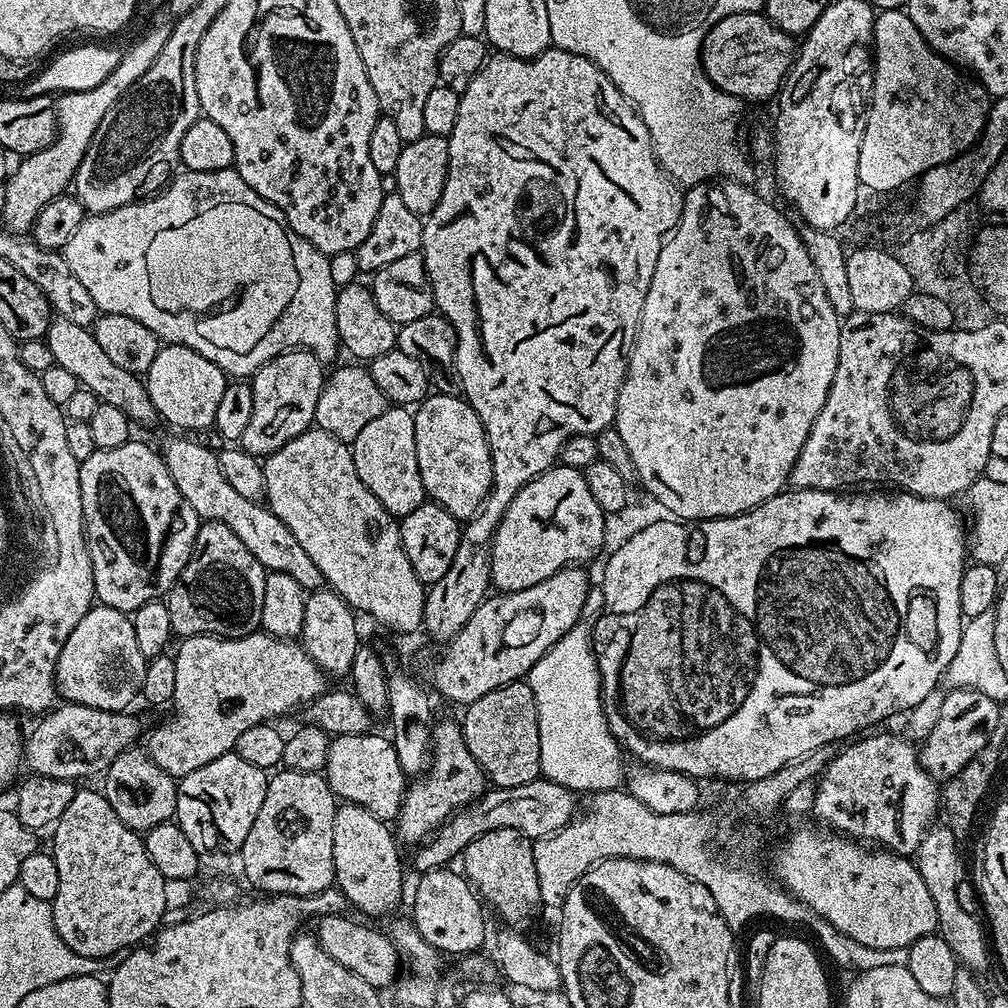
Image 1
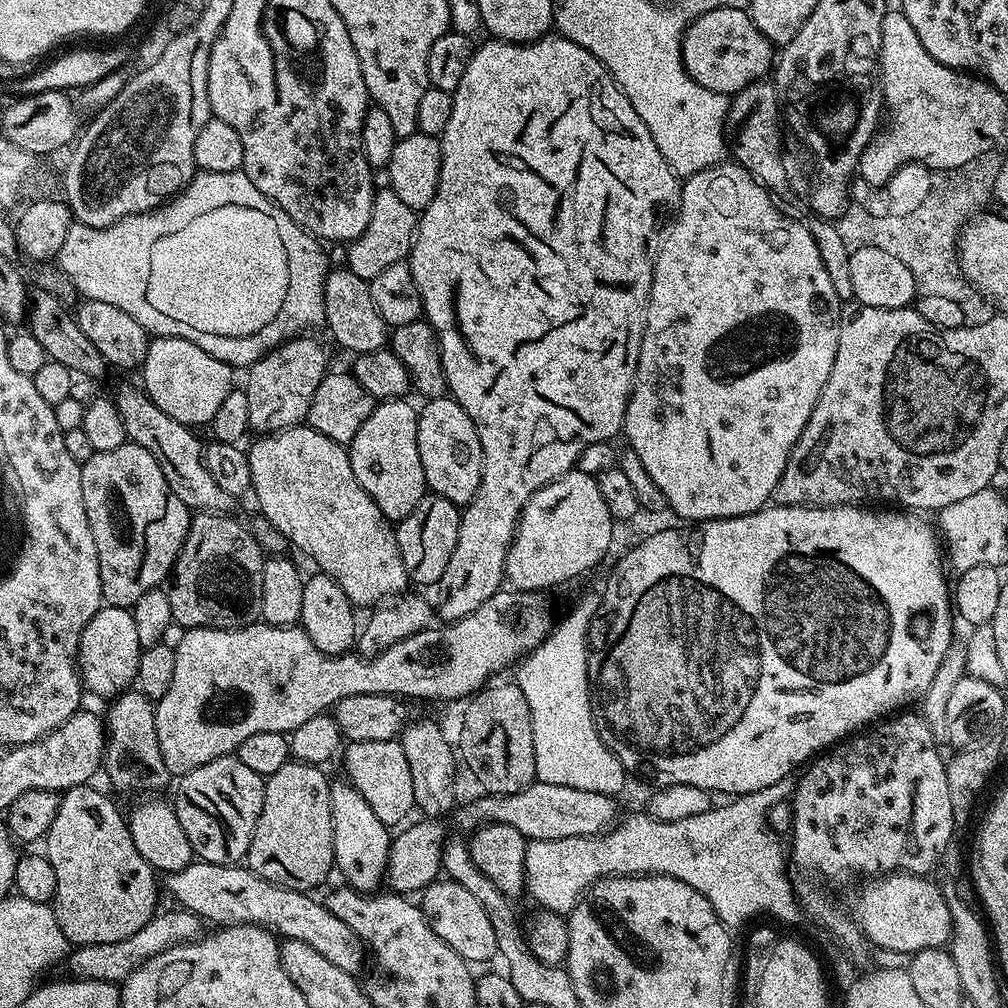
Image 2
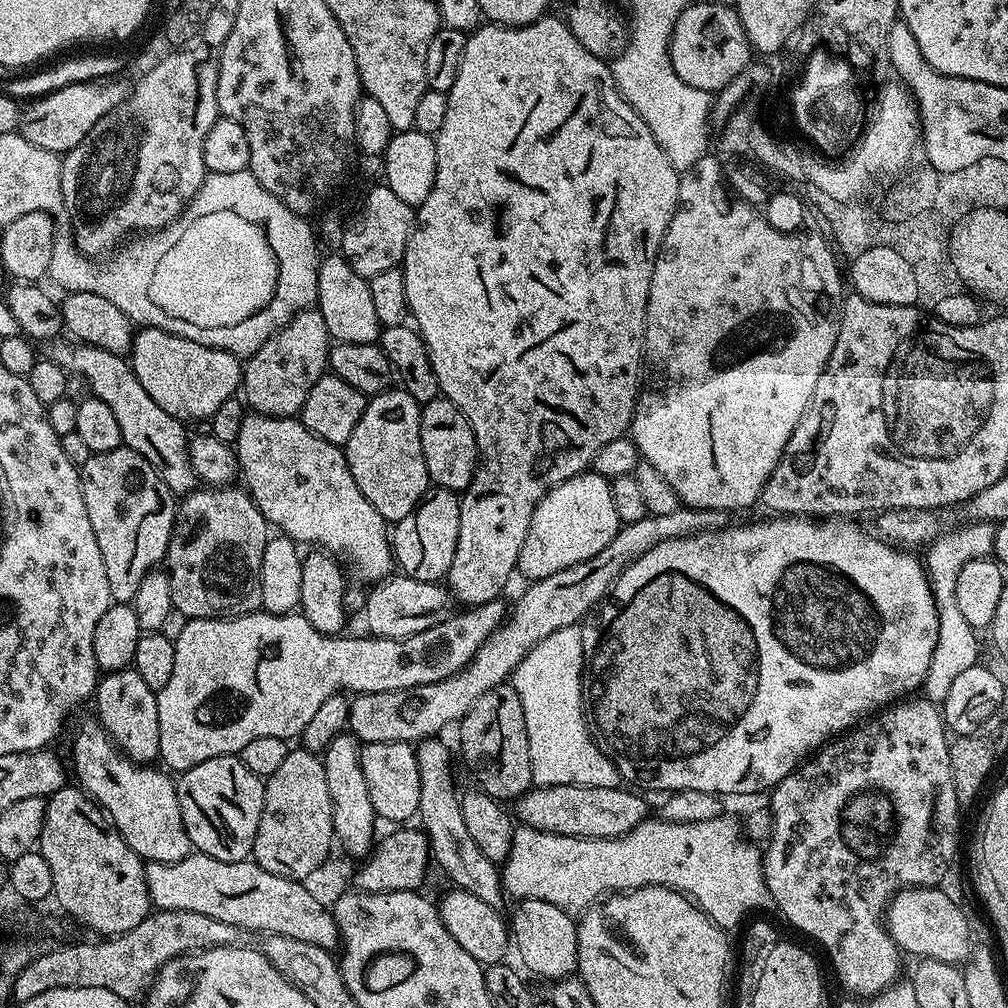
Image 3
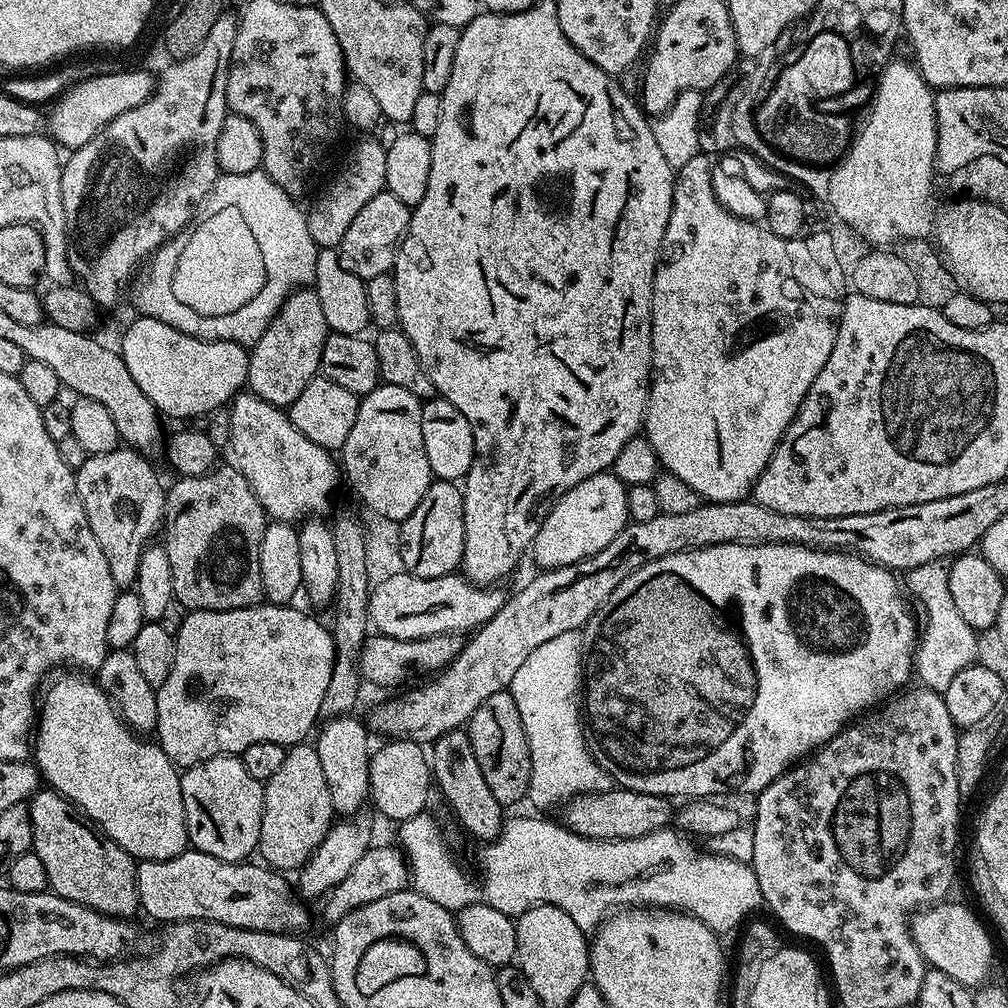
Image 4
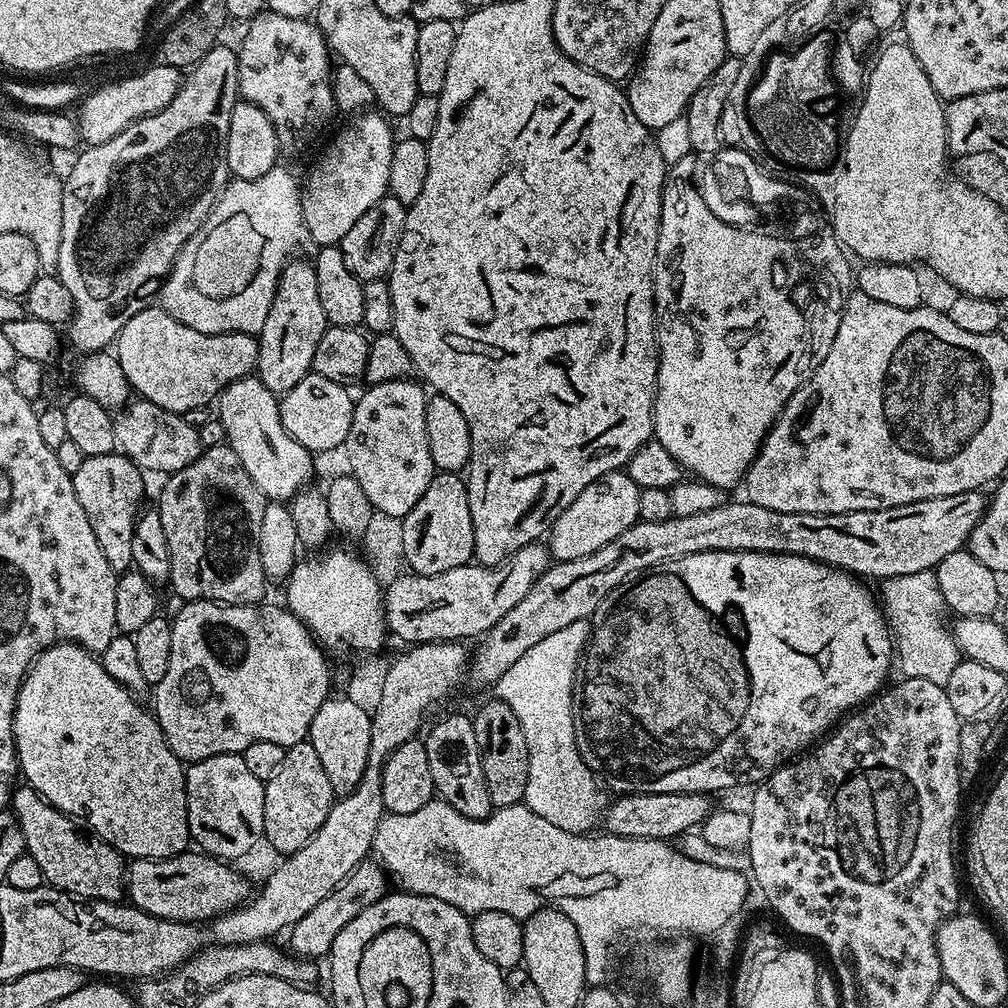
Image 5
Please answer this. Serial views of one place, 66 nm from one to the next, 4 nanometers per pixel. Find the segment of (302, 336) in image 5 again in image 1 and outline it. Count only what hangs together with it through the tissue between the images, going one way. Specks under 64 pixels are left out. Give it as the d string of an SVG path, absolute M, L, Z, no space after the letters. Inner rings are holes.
M297 350L275 356L252 373L250 383L254 394L254 414L238 441L239 447L257 458L274 454L286 442L313 427L318 410L318 394L326 379L325 365L313 352Z

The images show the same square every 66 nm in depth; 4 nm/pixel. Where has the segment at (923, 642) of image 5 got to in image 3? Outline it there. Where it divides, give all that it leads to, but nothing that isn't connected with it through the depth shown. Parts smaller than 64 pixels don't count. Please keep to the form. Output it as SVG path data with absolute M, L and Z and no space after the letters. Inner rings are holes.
M972 522L965 528L956 528L953 532L937 535L927 549L926 575L932 586L932 593L936 599L936 609L940 615L940 637L934 650L934 658L930 662L928 679L926 681L927 699L933 704L943 705L946 694L950 694L950 685L954 678L962 674L962 670L970 670L981 659L980 644L976 641L977 629L966 622L966 617L958 611L958 601L954 599L954 582L958 582L958 573L966 562L982 560L993 555L996 547L996 528L988 522Z

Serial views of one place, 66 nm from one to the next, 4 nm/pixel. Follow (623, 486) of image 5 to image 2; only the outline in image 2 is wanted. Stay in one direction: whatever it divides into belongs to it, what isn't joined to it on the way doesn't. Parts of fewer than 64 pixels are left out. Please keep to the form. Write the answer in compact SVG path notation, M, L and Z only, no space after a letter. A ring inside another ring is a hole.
M579 470L567 472L565 476L560 476L542 486L526 502L520 520L516 524L512 545L506 554L504 575L507 583L518 592L543 593L544 588L564 584L567 580L582 575L587 568L594 567L607 554L608 547L612 544L612 527L614 521L606 506L606 498L602 498L598 490L597 477Z

